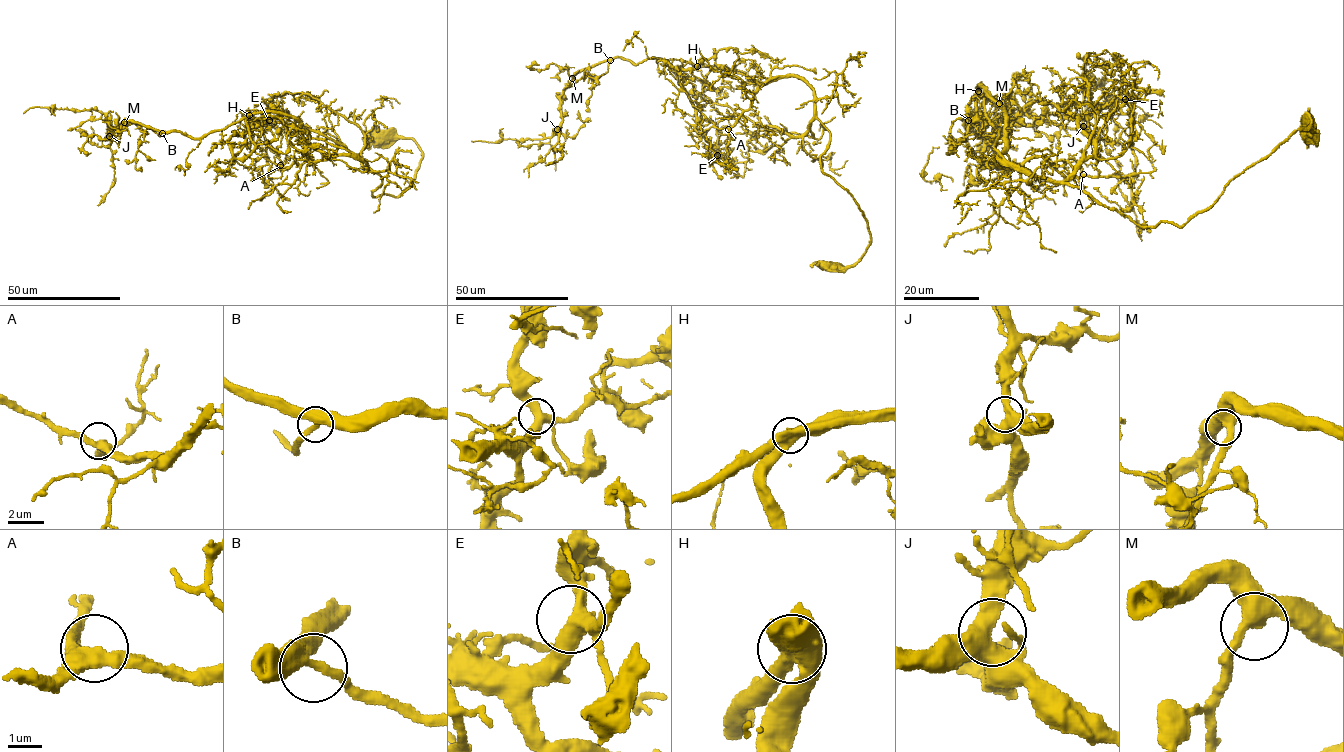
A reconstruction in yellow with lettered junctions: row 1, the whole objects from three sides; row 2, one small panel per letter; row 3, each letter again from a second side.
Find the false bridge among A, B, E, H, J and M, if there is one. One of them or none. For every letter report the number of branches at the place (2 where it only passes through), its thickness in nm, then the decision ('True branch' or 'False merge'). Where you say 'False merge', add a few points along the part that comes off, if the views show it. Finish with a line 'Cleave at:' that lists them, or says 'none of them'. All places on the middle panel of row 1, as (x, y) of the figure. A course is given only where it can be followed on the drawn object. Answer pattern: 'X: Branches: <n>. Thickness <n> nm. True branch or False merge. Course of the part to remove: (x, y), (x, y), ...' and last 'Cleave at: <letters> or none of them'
A: Branches: 3. Thickness 440 nm. True branch
B: Branches: 3. Thickness 400 nm. True branch
E: Branches: 3. Thickness 420 nm. True branch
H: Branches: 3. Thickness 550 nm. True branch
J: Branches: 3. Thickness 440 nm. True branch
M: Branches: 3. Thickness 440 nm. True branch
Cleave at: none of them

